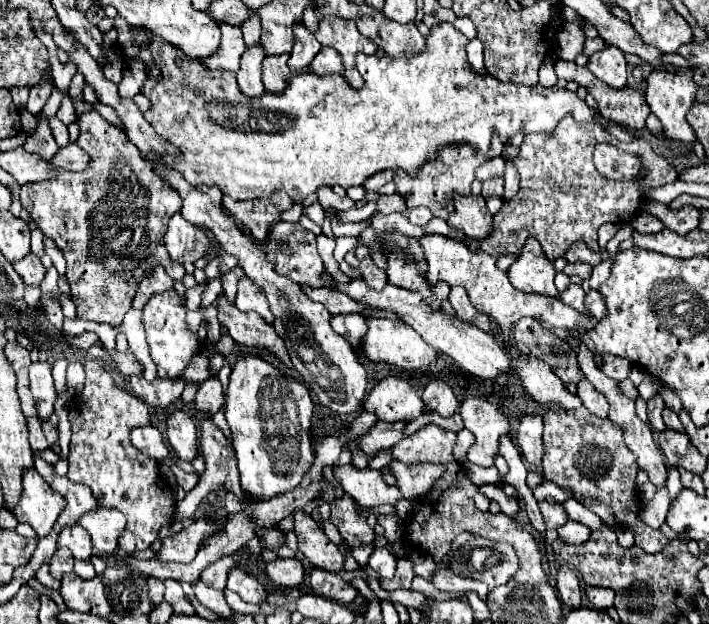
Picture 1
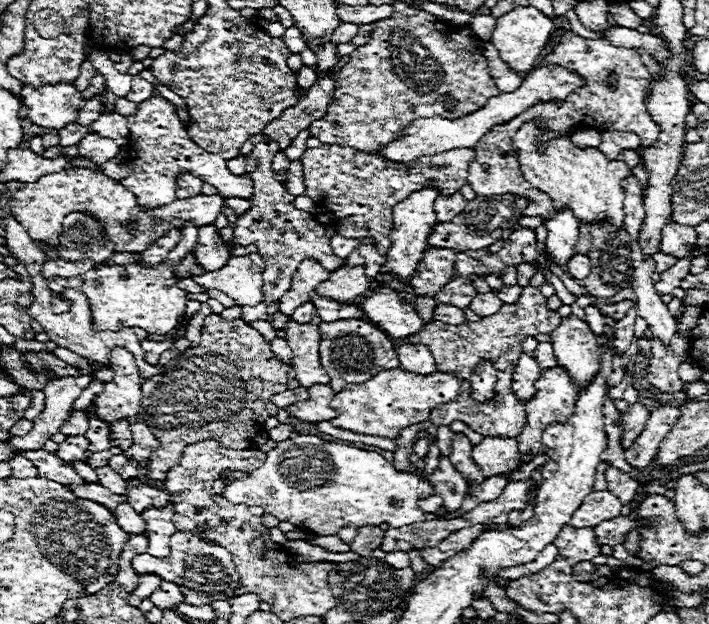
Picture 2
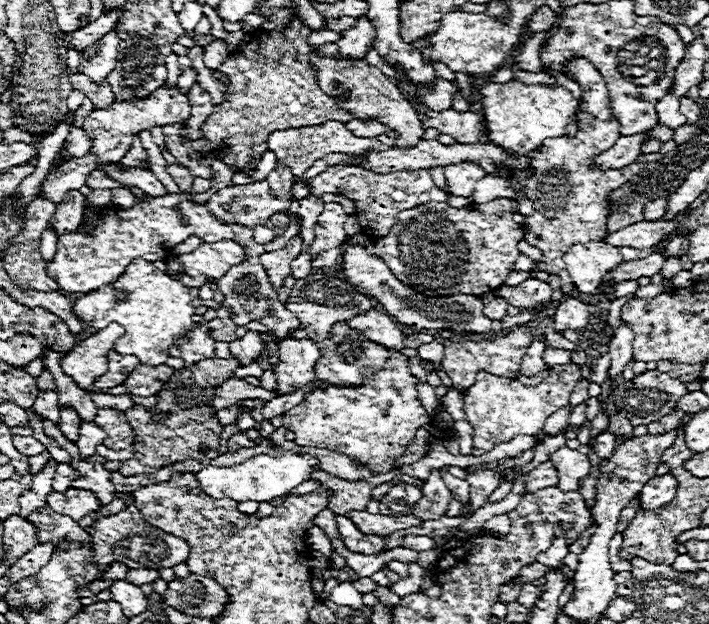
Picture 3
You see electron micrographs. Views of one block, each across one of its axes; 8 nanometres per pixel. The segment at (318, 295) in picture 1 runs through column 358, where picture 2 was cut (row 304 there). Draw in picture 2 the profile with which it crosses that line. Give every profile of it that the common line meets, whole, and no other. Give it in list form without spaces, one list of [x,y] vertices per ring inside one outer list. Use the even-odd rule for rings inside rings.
[[[308,302],[306,306],[300,306],[300,308],[296,308],[296,312],[290,316],[294,322],[312,322],[312,314],[314,314],[314,304],[312,302]]]

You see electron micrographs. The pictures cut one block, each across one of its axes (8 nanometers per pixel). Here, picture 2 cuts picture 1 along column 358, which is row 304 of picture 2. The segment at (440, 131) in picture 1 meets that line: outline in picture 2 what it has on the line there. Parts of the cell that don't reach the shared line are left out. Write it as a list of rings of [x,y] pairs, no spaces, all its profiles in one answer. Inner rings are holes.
[[[160,262],[156,266],[140,266],[140,264],[128,264],[128,266],[100,266],[84,276],[78,278],[56,278],[52,282],[52,304],[56,312],[70,310],[70,300],[62,296],[64,288],[74,288],[86,294],[90,310],[92,310],[92,324],[94,330],[114,330],[116,326],[124,328],[142,328],[148,334],[164,336],[172,328],[176,328],[178,318],[182,316],[186,308],[186,296],[180,296],[180,288],[176,286],[176,274],[174,266]]]

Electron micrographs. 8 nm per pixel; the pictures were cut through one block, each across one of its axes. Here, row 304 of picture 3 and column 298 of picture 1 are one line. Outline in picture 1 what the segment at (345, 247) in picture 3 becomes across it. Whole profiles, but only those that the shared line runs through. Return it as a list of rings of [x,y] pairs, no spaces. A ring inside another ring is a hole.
[[[246,356],[238,358],[238,362],[234,364],[226,394],[226,420],[232,430],[232,446],[236,450],[240,486],[248,502],[264,502],[274,498],[276,494],[294,490],[314,464],[314,450],[310,436],[310,424],[312,424],[310,392],[302,382],[296,382],[294,378],[282,374],[278,368],[270,366],[262,358]]]

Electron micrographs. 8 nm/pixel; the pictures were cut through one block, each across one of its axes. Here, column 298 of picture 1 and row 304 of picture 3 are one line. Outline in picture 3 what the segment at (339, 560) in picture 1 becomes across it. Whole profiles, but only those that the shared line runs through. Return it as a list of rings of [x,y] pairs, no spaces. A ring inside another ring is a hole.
[[[528,278],[518,286],[502,286],[500,290],[496,290],[496,294],[508,304],[522,310],[536,310],[538,306],[548,306],[552,302],[550,284],[538,278]]]

